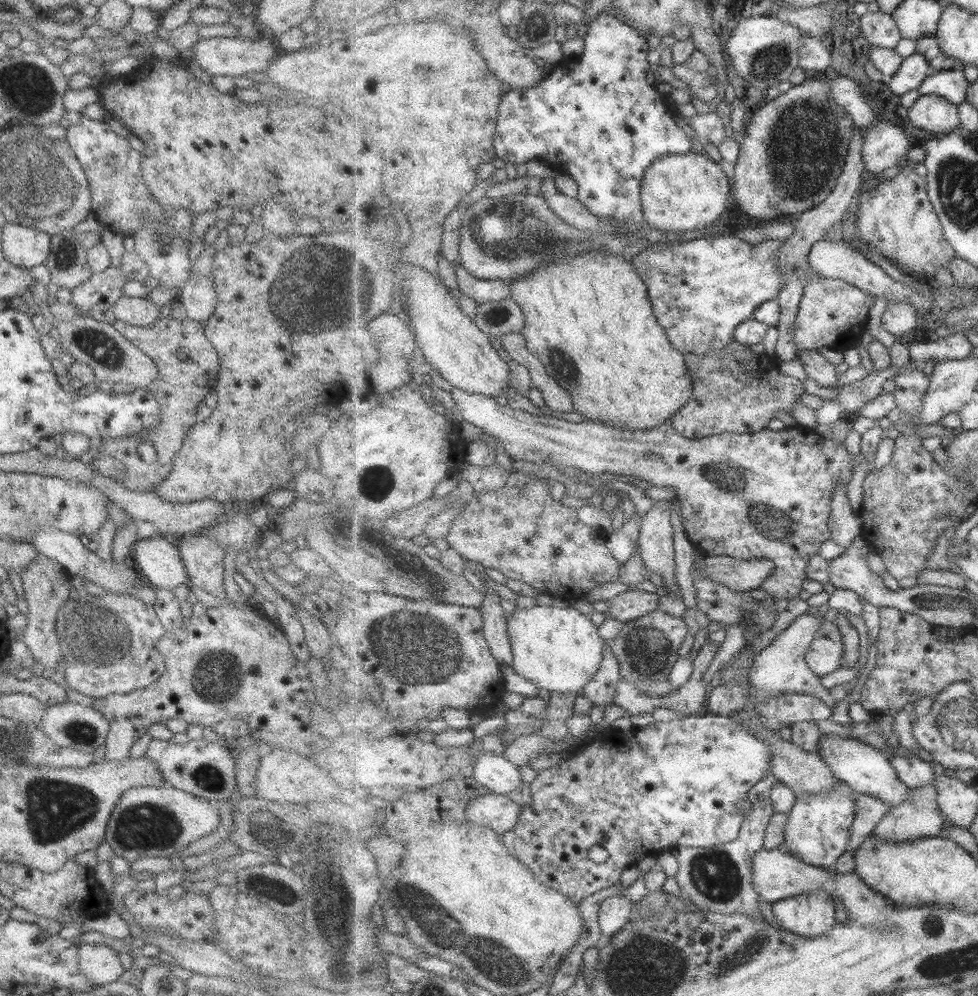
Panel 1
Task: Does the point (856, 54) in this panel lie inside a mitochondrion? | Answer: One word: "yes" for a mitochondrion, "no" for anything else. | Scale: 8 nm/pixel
no

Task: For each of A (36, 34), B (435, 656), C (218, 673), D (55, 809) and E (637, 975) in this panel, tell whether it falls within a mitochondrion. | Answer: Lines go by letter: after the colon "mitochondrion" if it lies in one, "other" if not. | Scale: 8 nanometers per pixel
A: other
B: mitochondrion
C: mitochondrion
D: mitochondrion
E: mitochondrion

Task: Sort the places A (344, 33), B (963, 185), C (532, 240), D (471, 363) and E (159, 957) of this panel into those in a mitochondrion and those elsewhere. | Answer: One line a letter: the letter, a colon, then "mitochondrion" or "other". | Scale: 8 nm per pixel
A: other
B: mitochondrion
C: mitochondrion
D: other
E: other

